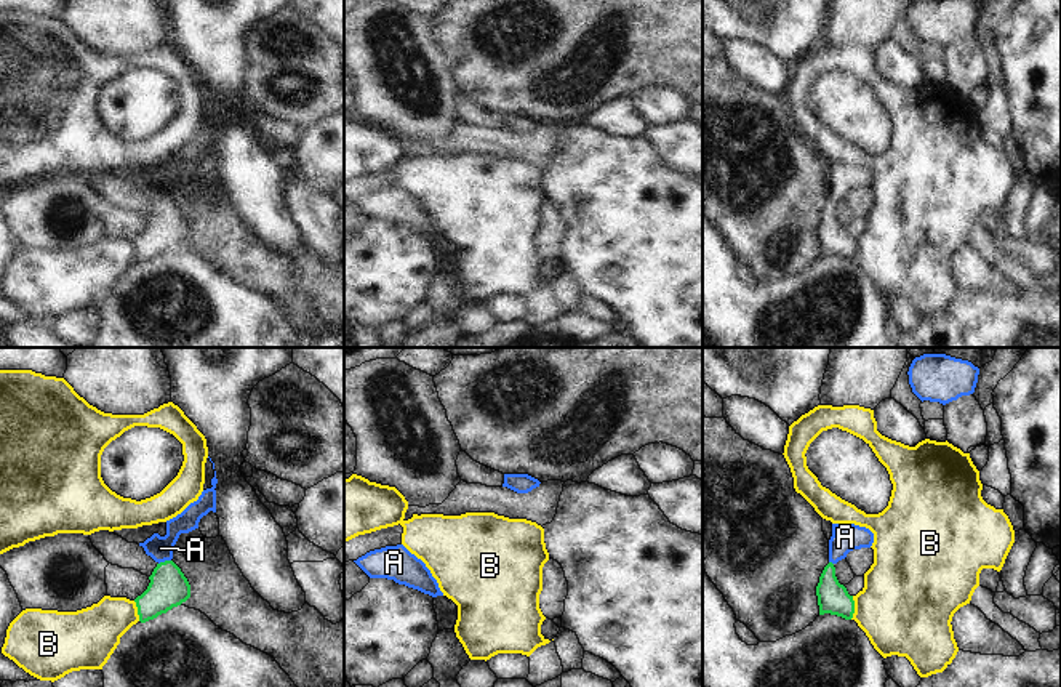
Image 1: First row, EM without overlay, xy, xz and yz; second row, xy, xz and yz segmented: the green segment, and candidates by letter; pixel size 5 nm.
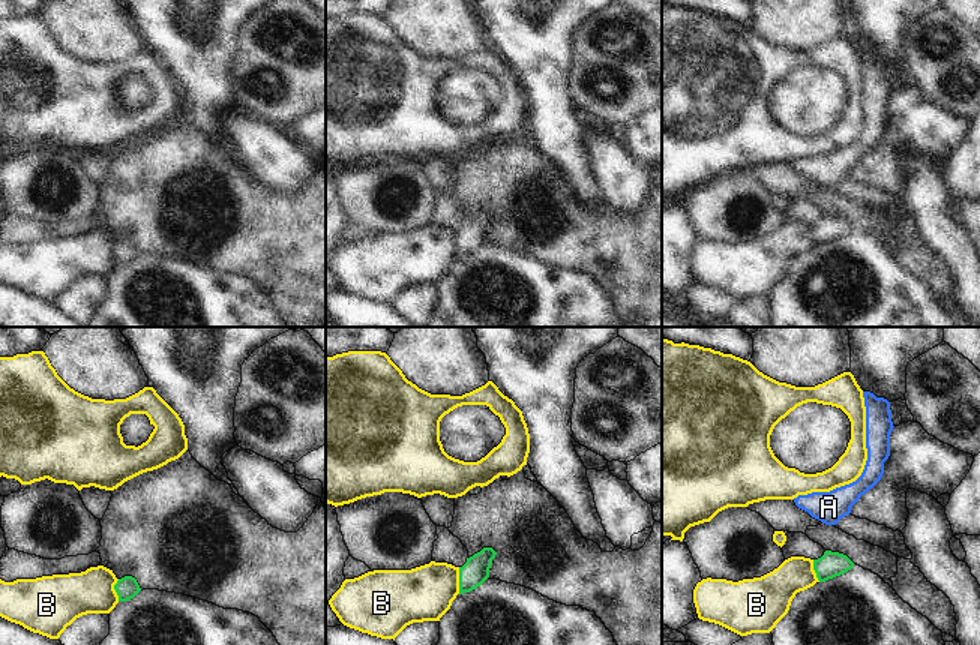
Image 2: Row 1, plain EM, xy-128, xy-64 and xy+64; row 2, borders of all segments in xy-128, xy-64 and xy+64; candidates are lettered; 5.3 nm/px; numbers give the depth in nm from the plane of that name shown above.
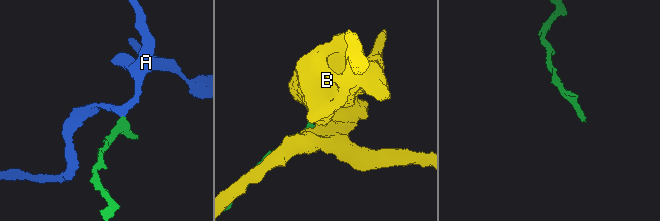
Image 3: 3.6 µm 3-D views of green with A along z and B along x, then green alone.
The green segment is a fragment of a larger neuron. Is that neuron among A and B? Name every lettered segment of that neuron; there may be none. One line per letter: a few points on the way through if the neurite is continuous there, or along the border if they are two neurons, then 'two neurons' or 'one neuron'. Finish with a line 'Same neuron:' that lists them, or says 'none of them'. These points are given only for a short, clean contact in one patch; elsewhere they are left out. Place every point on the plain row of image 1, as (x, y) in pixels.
A: runs through xy (168, 229), (165, 202), (160, 189); one neuron
B: two neurons
Same neuron: A

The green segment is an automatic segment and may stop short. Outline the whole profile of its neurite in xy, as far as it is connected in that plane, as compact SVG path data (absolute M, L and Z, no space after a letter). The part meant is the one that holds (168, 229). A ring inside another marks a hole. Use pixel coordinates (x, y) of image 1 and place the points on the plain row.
M216 112L211 130L202 133L197 143L190 144L181 155L166 162L166 176L154 175L139 187L150 197L157 208L149 218L147 231L134 240L139 263L146 264L181 247L190 239L190 226L181 210L171 202L173 189L181 175L198 170L198 163L210 152L216 154Z

